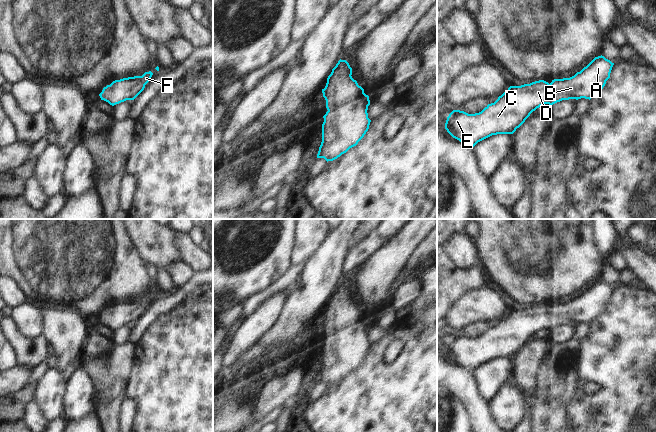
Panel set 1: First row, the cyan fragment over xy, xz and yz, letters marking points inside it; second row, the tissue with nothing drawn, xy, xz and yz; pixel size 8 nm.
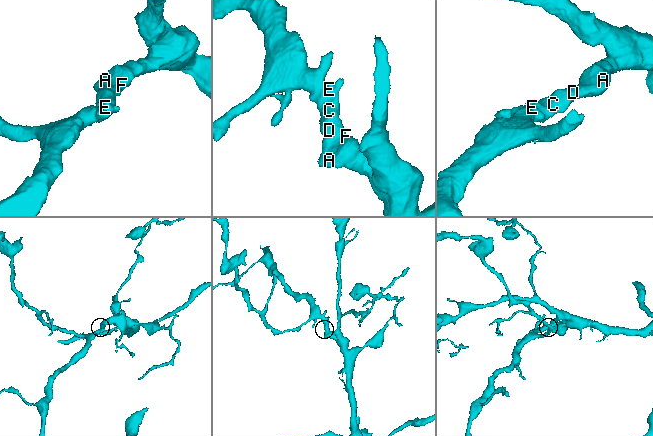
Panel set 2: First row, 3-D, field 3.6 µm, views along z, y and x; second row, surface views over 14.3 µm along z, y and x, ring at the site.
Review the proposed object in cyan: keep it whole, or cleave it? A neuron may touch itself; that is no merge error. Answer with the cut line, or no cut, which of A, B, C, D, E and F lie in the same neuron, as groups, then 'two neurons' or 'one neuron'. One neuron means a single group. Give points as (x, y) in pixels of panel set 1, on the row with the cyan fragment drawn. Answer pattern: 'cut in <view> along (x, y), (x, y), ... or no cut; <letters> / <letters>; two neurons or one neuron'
no cut; A B C D E F; one neuron

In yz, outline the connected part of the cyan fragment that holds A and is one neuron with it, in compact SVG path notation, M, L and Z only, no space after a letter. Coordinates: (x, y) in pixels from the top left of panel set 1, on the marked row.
M601 55L595 57L586 67L570 78L554 79L550 84L539 80L521 86L510 86L494 103L488 104L479 113L468 114L464 111L453 110L447 117L445 129L453 138L469 148L473 148L478 142L492 135L513 134L540 106L553 105L569 99L590 100L605 86L606 81L610 78L613 65L614 63Z

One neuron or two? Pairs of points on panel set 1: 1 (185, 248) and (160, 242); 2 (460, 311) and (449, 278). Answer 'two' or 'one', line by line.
1: two
2: two

